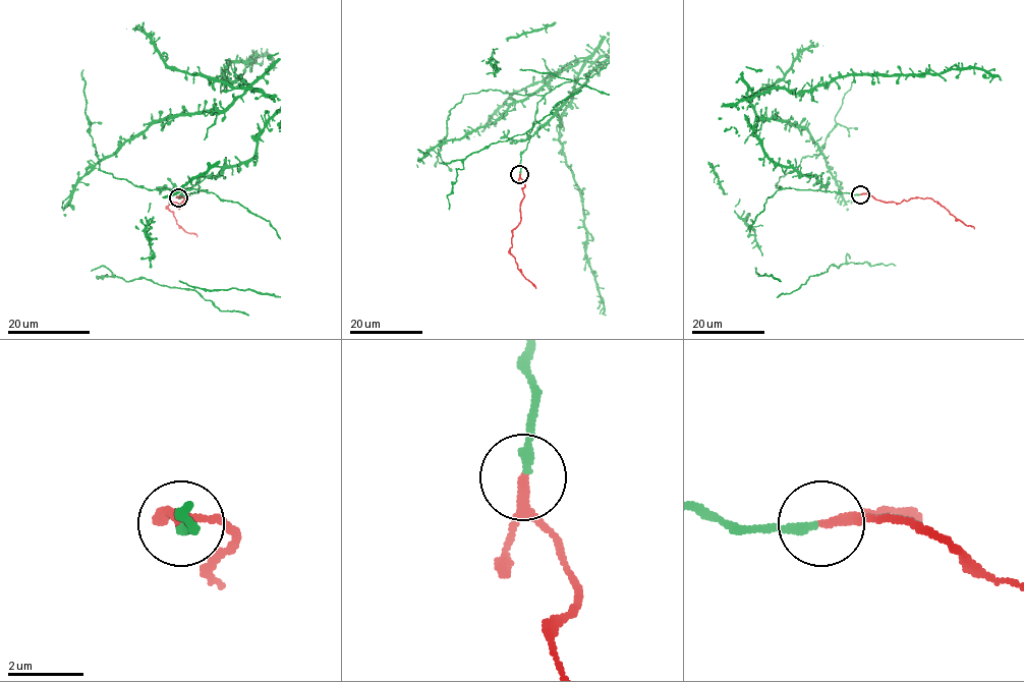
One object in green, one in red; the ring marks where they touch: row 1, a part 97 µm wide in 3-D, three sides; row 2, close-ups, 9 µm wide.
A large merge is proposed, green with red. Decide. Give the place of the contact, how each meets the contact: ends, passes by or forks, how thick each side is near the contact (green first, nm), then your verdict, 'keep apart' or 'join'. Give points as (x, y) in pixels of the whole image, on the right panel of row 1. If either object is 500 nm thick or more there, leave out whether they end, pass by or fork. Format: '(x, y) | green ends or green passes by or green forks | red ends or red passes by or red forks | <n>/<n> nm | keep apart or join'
(860, 194) | green ends | red passes by | 240/200 nm | join

